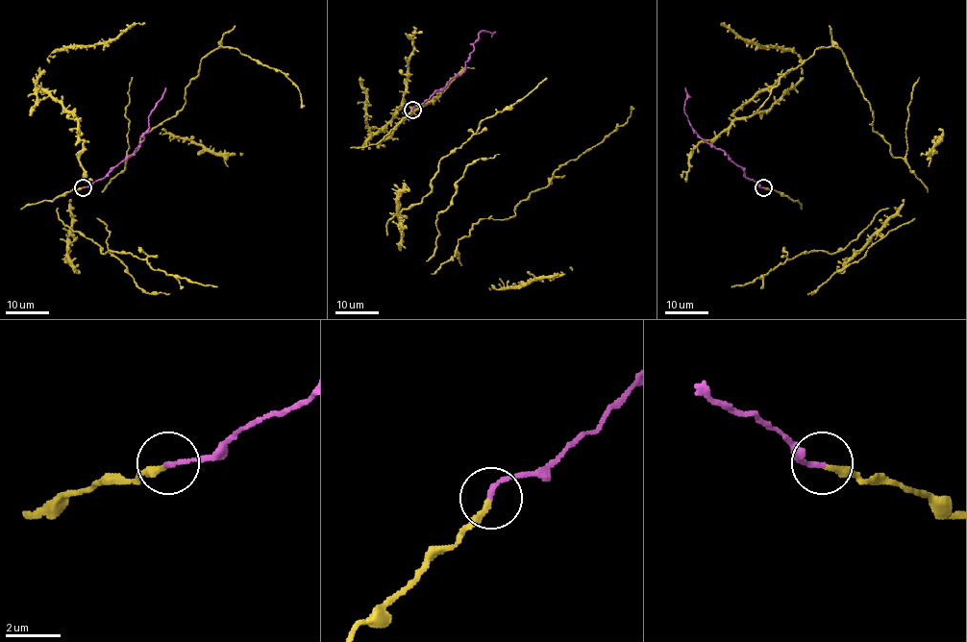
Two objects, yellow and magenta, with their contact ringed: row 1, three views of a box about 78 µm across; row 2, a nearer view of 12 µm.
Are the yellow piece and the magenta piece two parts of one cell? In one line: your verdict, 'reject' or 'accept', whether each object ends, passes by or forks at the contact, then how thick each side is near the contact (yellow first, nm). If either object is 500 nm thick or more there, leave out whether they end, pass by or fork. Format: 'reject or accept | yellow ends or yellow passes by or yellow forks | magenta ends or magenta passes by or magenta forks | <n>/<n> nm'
accept | yellow ends | magenta ends | 200/180 nm

